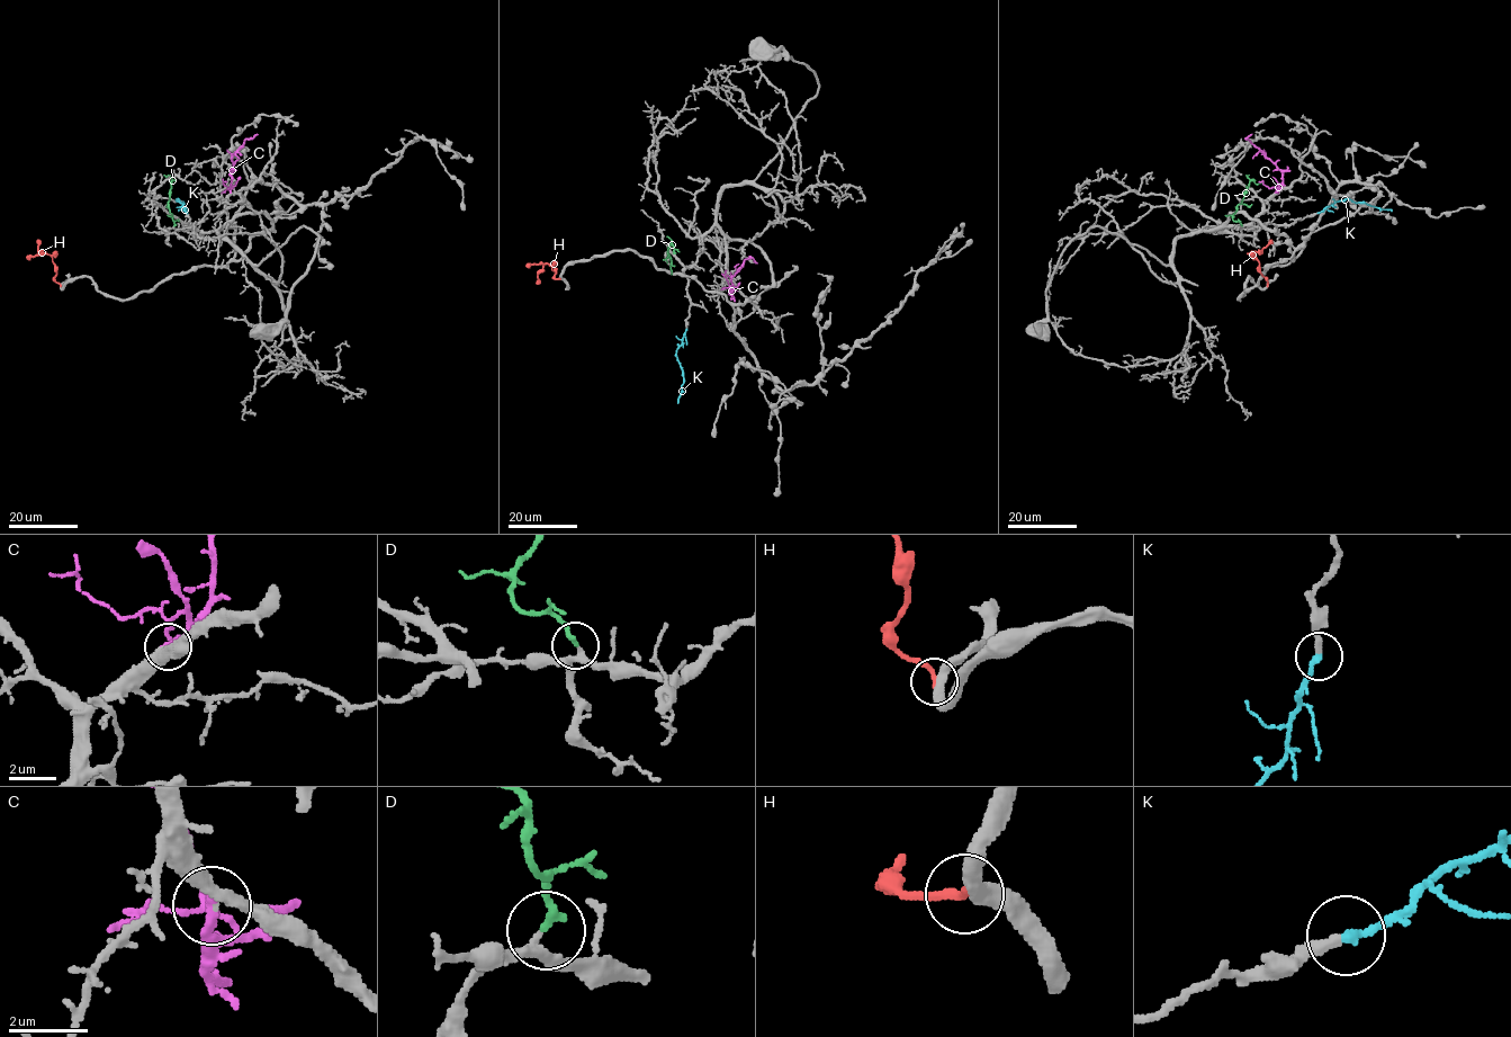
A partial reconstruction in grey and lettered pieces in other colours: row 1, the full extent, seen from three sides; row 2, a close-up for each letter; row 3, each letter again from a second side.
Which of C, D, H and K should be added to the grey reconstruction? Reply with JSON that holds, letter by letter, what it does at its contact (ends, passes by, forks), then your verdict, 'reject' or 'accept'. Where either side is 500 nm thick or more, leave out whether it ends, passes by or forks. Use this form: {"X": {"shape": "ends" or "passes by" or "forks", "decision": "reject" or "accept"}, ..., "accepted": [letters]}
{"C": {"shape": "ends", "decision": "accept"}, "D": {"shape": "ends", "decision": "accept"}, "H": {"shape": "ends", "decision": "reject"}, "K": {"shape": "ends", "decision": "accept"}, "accepted": ["C", "D", "K"]}

